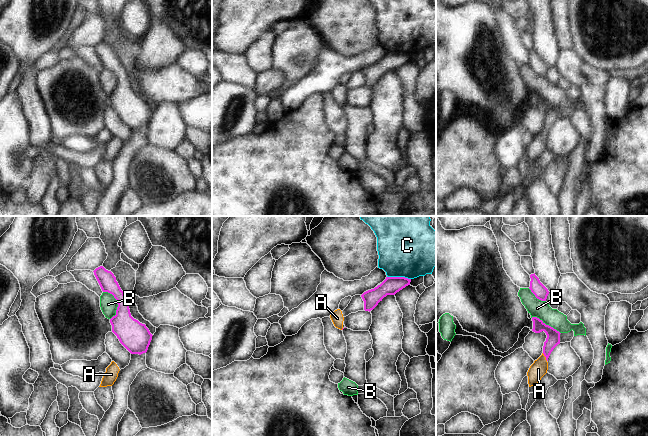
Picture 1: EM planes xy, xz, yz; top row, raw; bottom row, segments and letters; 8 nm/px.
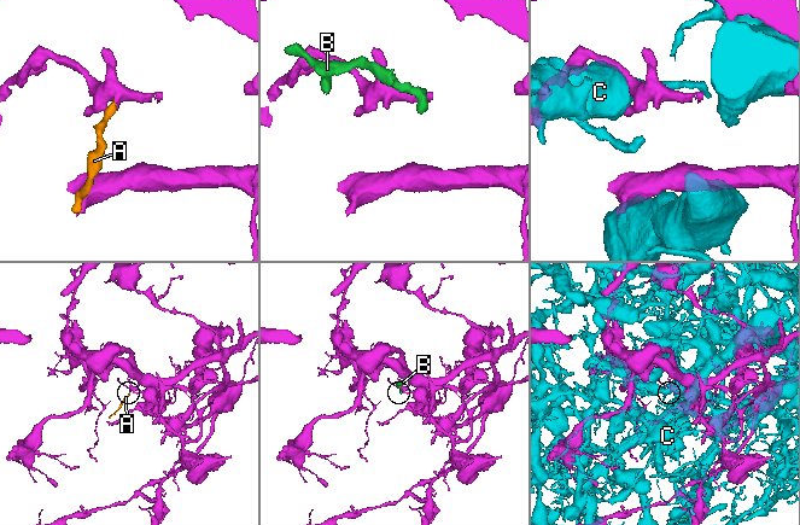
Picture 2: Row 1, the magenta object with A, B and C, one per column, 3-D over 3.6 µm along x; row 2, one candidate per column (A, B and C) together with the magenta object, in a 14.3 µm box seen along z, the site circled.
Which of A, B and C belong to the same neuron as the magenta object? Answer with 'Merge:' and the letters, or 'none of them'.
Merge: A

